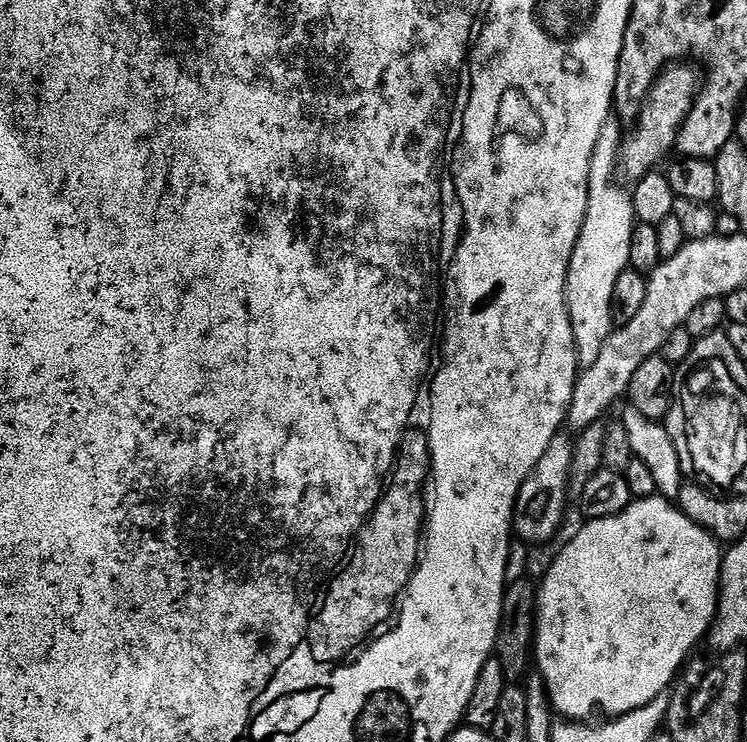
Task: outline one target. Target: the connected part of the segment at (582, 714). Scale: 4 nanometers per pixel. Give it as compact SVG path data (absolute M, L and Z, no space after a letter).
M657 494L649 500L633 500L628 508L617 516L590 520L583 526L585 528L578 529L576 537L553 558L544 581L539 581L535 600L534 664L540 667L537 668L538 675L544 680L553 713L568 722L588 722L593 718L624 716L654 702L654 698L665 695L681 675L680 667L687 662L688 655L696 648L696 643L707 637L712 622L716 619L716 608L720 604L720 541L714 539L702 526L686 518L686 514L680 511L675 503L664 499L663 496Z

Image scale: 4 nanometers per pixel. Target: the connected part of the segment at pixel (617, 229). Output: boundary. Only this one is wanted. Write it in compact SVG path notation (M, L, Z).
M609 118L602 126L602 134L598 134L598 142L590 158L588 214L580 242L568 267L568 313L574 330L578 364L584 370L594 366L598 354L602 354L602 346L614 331L614 286L620 280L621 274L629 271L632 263L632 236L638 227L631 195L615 184L615 180L618 180L621 143L622 125L619 120Z

